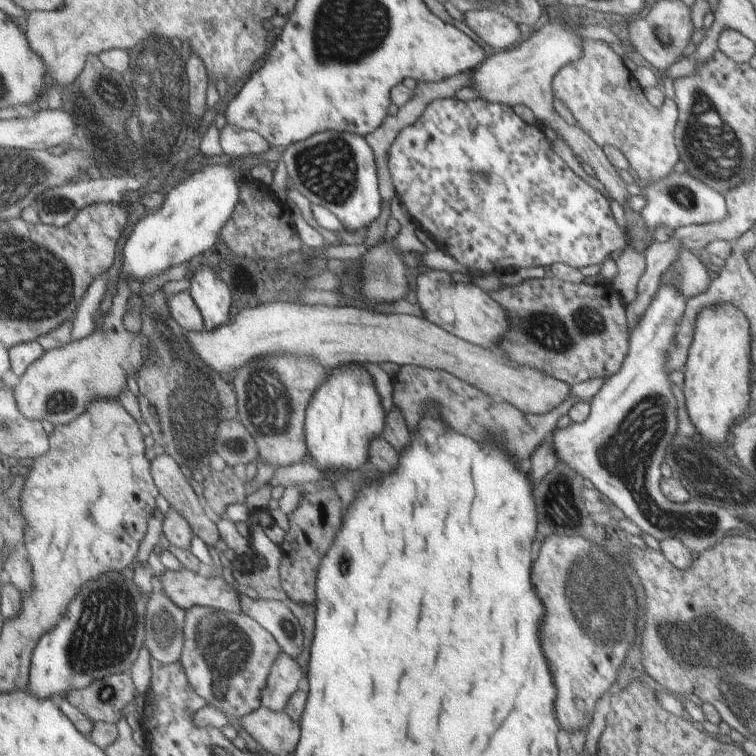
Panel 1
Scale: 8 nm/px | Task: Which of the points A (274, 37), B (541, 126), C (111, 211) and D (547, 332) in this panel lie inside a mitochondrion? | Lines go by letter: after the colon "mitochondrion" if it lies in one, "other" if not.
A: other
B: other
C: other
D: mitochondrion

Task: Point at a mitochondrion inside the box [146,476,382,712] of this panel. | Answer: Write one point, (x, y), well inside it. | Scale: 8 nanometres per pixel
(227, 649)

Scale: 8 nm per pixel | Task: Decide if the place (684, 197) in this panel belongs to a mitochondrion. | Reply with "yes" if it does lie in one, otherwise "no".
yes

